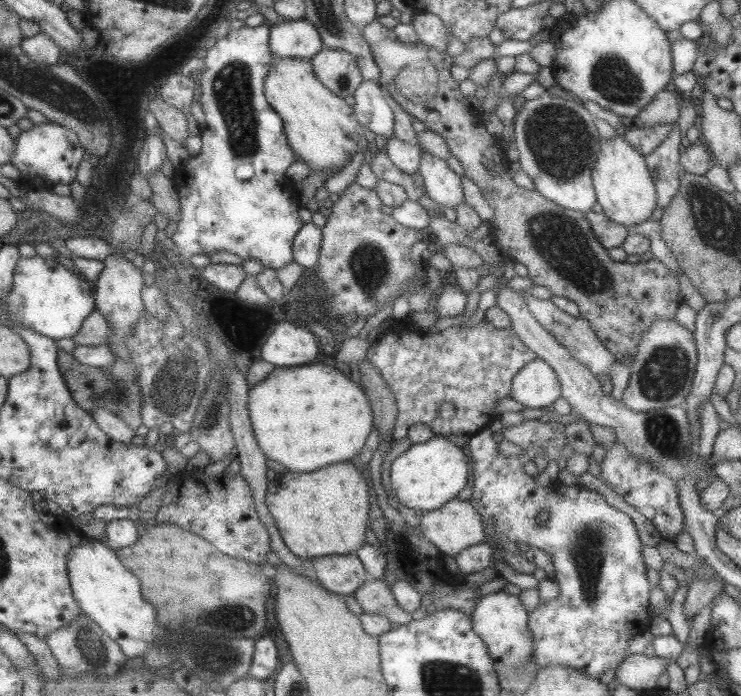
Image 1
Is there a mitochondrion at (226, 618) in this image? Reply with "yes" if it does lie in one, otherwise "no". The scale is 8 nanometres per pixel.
yes

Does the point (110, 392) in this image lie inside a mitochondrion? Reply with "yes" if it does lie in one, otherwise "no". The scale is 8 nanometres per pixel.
yes

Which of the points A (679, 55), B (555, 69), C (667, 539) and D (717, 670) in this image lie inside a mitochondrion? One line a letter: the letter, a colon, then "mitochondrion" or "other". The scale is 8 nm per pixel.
A: other
B: other
C: other
D: other

